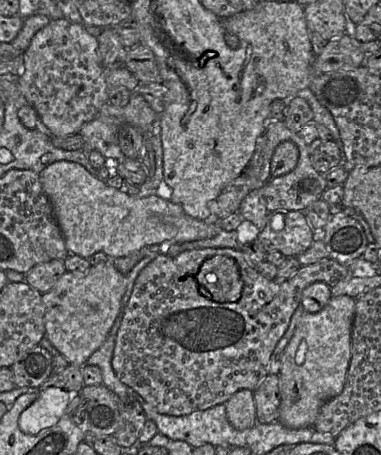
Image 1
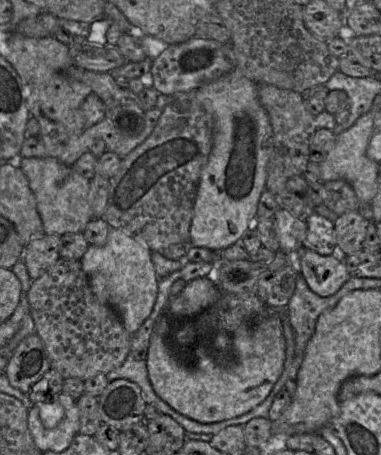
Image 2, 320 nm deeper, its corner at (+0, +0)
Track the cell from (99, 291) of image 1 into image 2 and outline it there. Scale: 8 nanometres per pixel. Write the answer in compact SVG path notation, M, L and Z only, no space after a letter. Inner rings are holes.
M110 228L105 245L89 245L80 259L96 299L112 307L118 313L125 330L132 335L151 314L157 297L158 278L151 253L146 246L125 232Z

